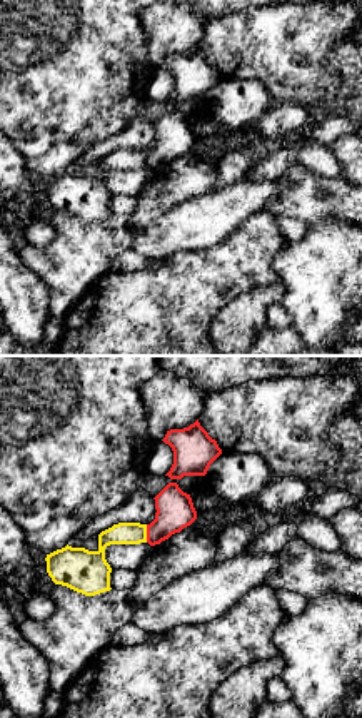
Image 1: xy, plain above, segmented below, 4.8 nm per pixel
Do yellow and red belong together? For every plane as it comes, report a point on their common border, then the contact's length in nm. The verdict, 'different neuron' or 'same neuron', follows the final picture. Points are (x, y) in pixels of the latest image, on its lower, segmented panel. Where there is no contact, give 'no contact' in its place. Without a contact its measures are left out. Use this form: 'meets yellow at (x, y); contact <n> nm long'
meets yellow at (145, 533); contact 90 nm long

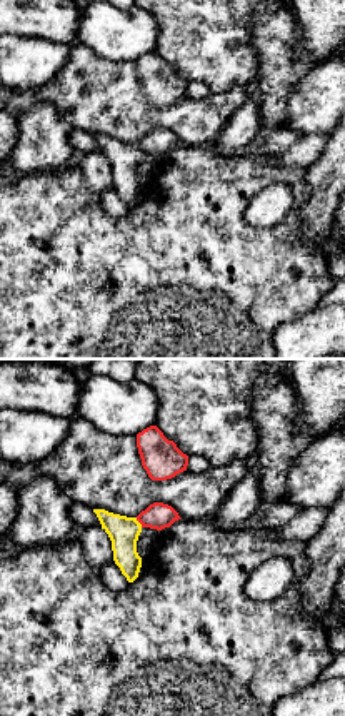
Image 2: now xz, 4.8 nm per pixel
meets yellow at (139, 523); contact 60 nm long

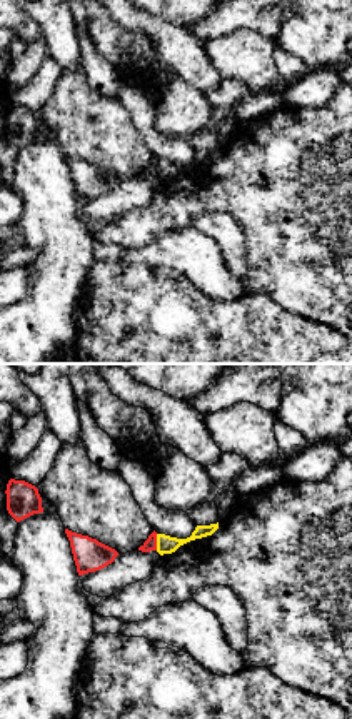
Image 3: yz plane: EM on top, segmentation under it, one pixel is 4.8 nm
meets yellow at (157, 543); contact 80 nm long

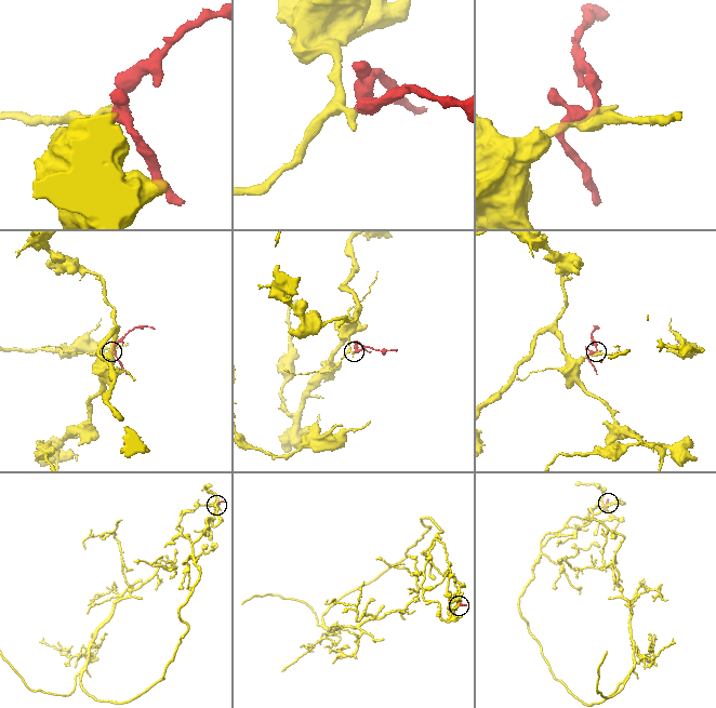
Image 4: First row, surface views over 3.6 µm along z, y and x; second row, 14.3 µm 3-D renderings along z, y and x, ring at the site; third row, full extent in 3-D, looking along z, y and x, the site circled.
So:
different neuron

